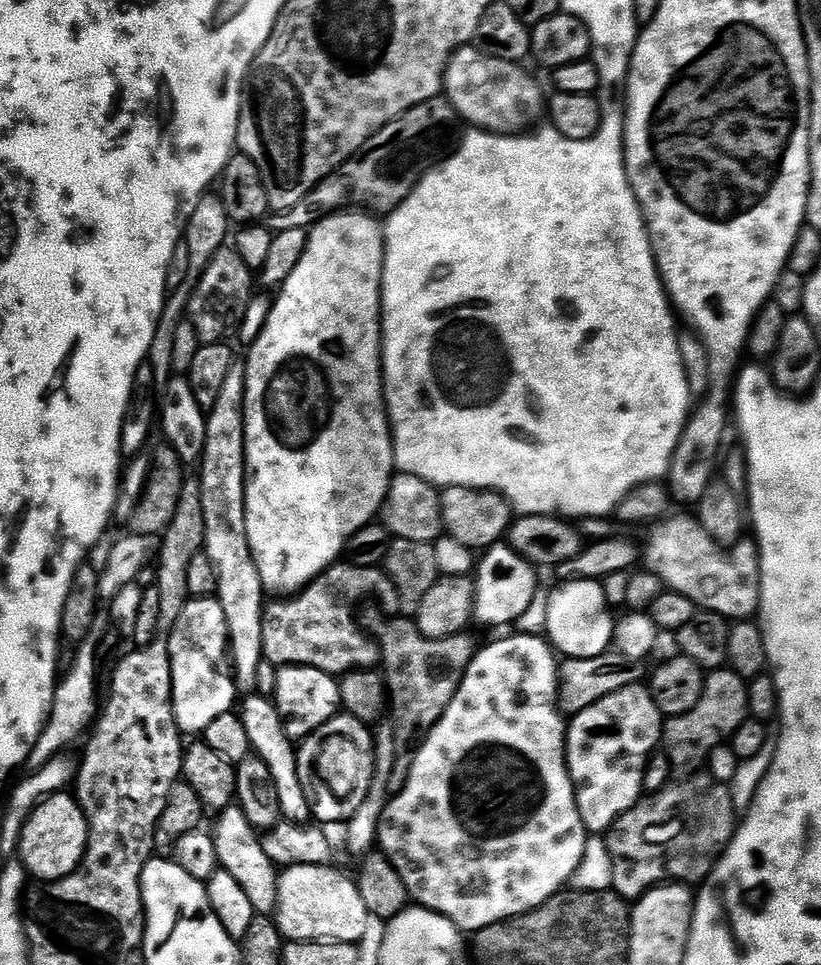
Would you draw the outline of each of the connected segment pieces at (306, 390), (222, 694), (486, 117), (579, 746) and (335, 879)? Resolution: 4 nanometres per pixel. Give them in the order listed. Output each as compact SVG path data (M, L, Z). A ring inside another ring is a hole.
M341 210L333 212L330 216L325 216L323 220L316 221L308 232L308 245L306 246L298 266L294 266L294 274L286 278L286 282L281 284L272 300L272 309L266 318L266 324L262 326L262 332L258 338L247 349L248 361L242 364L244 370L244 470L246 479L244 482L244 522L246 524L246 538L248 546L252 551L252 557L256 563L256 570L260 575L260 581L264 583L265 593L288 592L284 594L295 594L312 580L318 577L332 567L345 555L348 547L348 540L358 530L362 530L368 524L373 523L381 515L381 507L387 496L388 487L391 484L394 475L394 453L392 450L392 433L390 431L390 421L384 402L384 393L382 391L382 277L384 274L384 234L379 223L375 224L373 217L363 210Z
M189 599L167 642L172 667L172 714L176 727L184 734L203 734L214 718L233 711L232 703L238 697L235 679L224 673L230 641L228 623L219 599Z
M476 46L461 48L452 56L444 71L443 95L456 109L461 121L469 120L476 130L491 130L501 136L524 134L536 116L535 104L540 100L540 88L515 63L495 60Z
M633 682L622 690L606 694L598 702L586 706L586 710L576 712L573 717L566 728L564 757L568 763L572 783L576 785L576 805L585 829L592 834L604 834L624 812L641 799L645 791L645 768L649 757L657 751L665 717L661 716L651 692L639 682Z
M293 863L277 877L274 921L281 937L287 941L332 940L358 944L371 920L372 915L366 910L359 885L336 866Z

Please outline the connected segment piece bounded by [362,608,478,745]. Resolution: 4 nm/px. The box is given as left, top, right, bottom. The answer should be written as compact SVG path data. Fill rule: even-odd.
M376 608L365 610L362 624L380 649L382 675L390 697L390 716L392 712L396 719L396 740L400 744L415 745L435 726L438 718L442 718L450 698L454 698L458 690L464 671L476 656L478 644L468 634L431 640L419 632L411 619L384 620Z

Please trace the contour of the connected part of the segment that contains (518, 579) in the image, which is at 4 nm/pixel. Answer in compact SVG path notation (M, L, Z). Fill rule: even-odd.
M507 543L493 544L479 557L474 568L475 596L473 598L473 617L477 624L489 624L500 628L503 624L512 624L528 612L532 599L536 596L537 569L524 560Z

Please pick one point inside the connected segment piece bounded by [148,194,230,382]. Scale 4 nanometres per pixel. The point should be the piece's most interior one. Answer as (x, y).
(205, 231)

